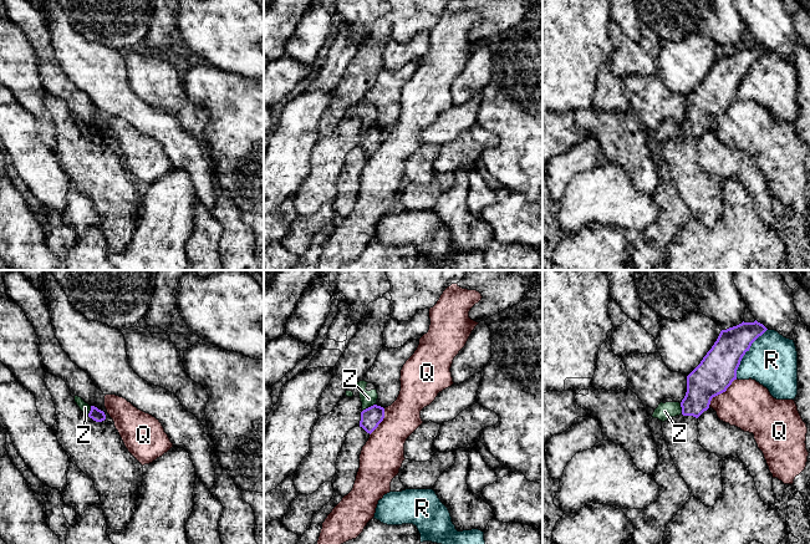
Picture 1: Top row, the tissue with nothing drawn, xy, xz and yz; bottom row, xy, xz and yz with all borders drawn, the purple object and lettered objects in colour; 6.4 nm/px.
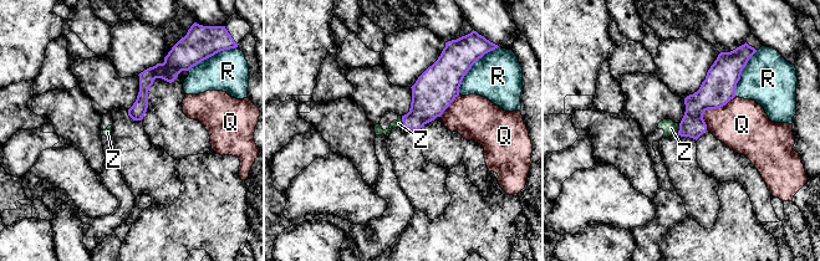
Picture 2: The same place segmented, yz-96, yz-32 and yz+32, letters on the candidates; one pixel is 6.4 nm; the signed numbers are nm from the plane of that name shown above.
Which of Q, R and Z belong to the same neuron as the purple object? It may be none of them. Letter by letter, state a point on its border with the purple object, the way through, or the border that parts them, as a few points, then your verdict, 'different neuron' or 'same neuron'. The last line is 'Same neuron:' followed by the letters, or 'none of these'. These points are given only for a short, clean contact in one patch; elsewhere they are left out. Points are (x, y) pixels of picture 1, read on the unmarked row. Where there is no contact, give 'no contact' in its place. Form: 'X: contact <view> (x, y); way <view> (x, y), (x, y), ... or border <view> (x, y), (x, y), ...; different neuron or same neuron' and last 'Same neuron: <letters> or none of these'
Q: contact yz (721, 113); border yz (737, 100), (724, 112), (716, 116), (708, 127); different neuron
R: contact yz (744, 75); different neuron
Z: contact xz (368, 128); way xz (371, 138), (368, 128), (368, 120); same neuron
Same neuron: Z

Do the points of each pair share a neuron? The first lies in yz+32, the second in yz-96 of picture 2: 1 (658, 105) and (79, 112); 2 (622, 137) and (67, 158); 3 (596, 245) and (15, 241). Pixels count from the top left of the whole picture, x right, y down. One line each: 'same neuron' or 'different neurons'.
1: different neurons
2: different neurons
3: same neuron

